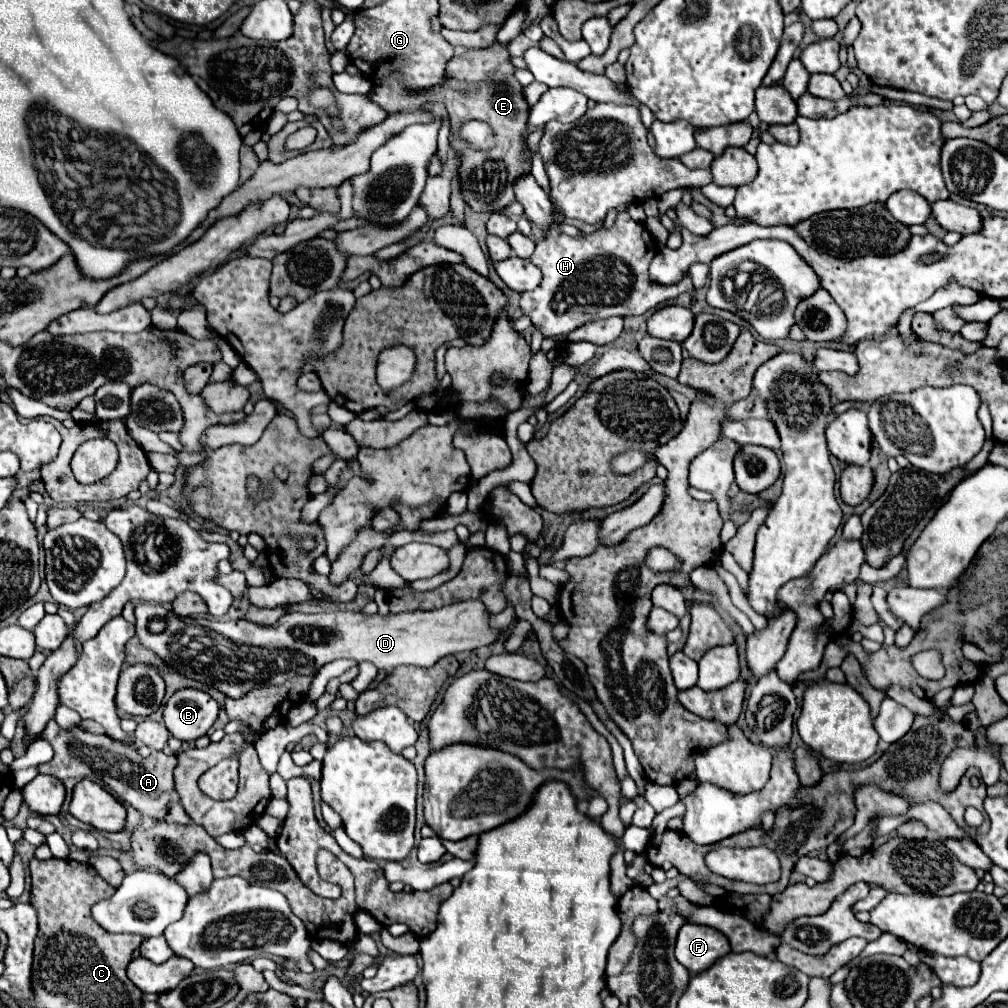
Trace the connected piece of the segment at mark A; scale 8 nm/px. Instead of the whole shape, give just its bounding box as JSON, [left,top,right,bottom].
[40,720,176,820]

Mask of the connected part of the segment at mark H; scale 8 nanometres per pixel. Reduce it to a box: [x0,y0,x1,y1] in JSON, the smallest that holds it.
[520,212,694,338]

